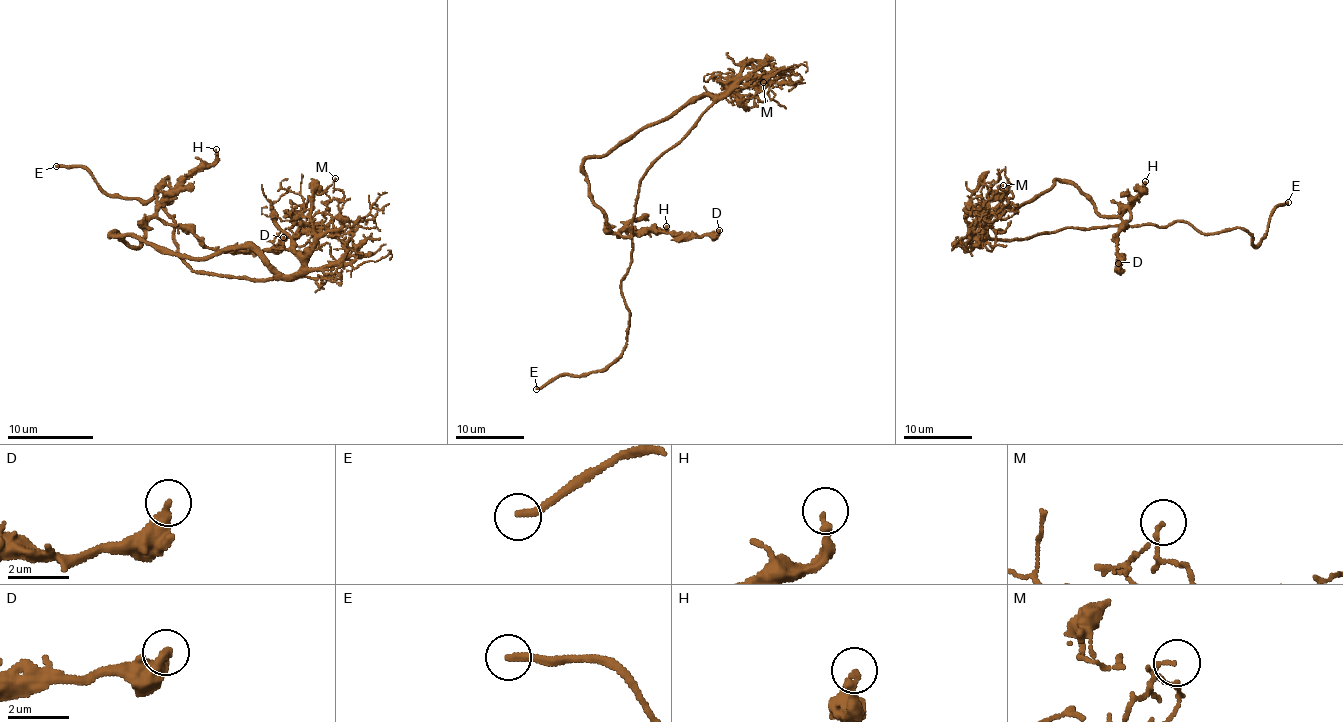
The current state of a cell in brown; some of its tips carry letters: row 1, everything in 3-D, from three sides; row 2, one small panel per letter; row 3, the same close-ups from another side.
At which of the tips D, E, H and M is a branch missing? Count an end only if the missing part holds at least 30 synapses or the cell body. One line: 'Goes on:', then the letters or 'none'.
Goes on: E

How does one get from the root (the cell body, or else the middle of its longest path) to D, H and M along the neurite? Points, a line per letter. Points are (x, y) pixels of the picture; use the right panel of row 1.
D: (1095, 228), (1123, 224), (1117, 235), (1118, 263)
H: (1095, 228), (1118, 225), (1130, 219), (1130, 200), (1145, 191), (1145, 181)
M: (1095, 228), (986, 240), (966, 221), (966, 210), (981, 208), (1003, 185)

